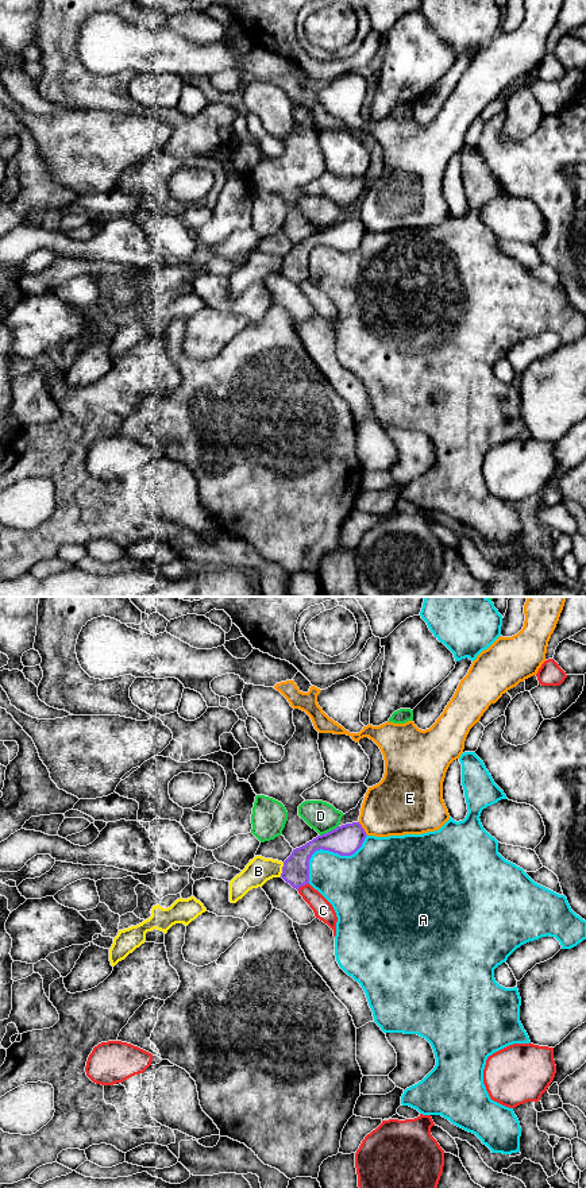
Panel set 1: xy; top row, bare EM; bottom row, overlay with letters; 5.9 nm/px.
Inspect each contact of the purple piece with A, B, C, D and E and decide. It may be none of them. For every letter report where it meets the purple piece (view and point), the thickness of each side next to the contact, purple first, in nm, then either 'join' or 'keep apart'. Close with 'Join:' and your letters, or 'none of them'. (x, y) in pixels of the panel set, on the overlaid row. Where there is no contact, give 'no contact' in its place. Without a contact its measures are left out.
A: xy (327, 849) | 180/340 nm | keep apart
B: xy (282, 870) | 160/160 nm | keep apart
C: xy (303, 884) | 160/120 nm | keep apart
D: xy (328, 832) | 180/180 nm | keep apart
E: xy (362, 828) | 180/360 nm | keep apart
Join: none of them

